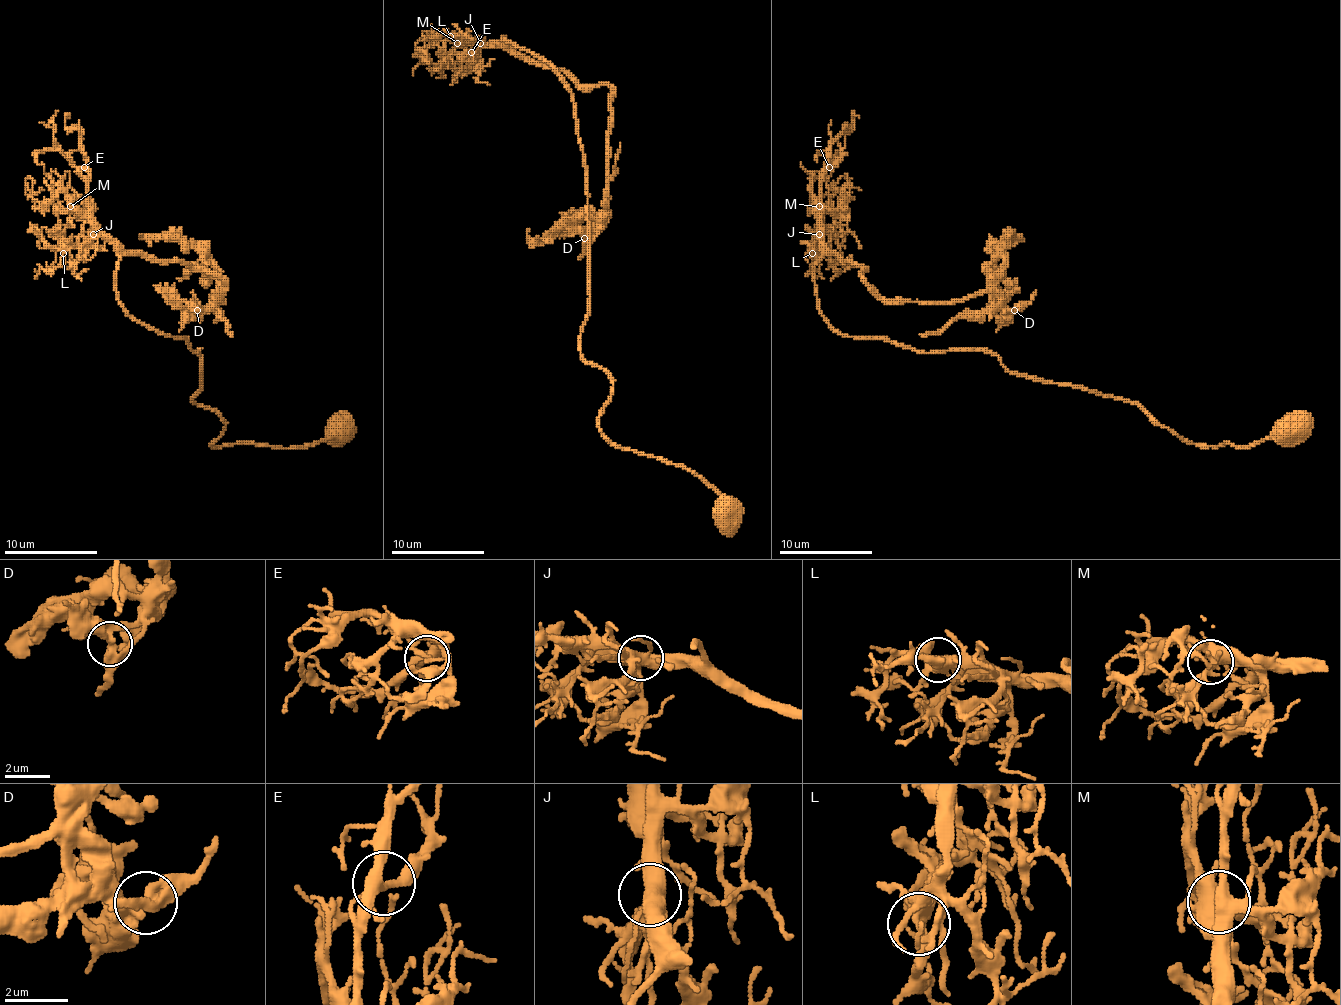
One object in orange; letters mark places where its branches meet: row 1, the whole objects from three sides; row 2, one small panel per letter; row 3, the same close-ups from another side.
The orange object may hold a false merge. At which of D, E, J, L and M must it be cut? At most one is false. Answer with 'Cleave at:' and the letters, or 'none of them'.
Cleave at: D

